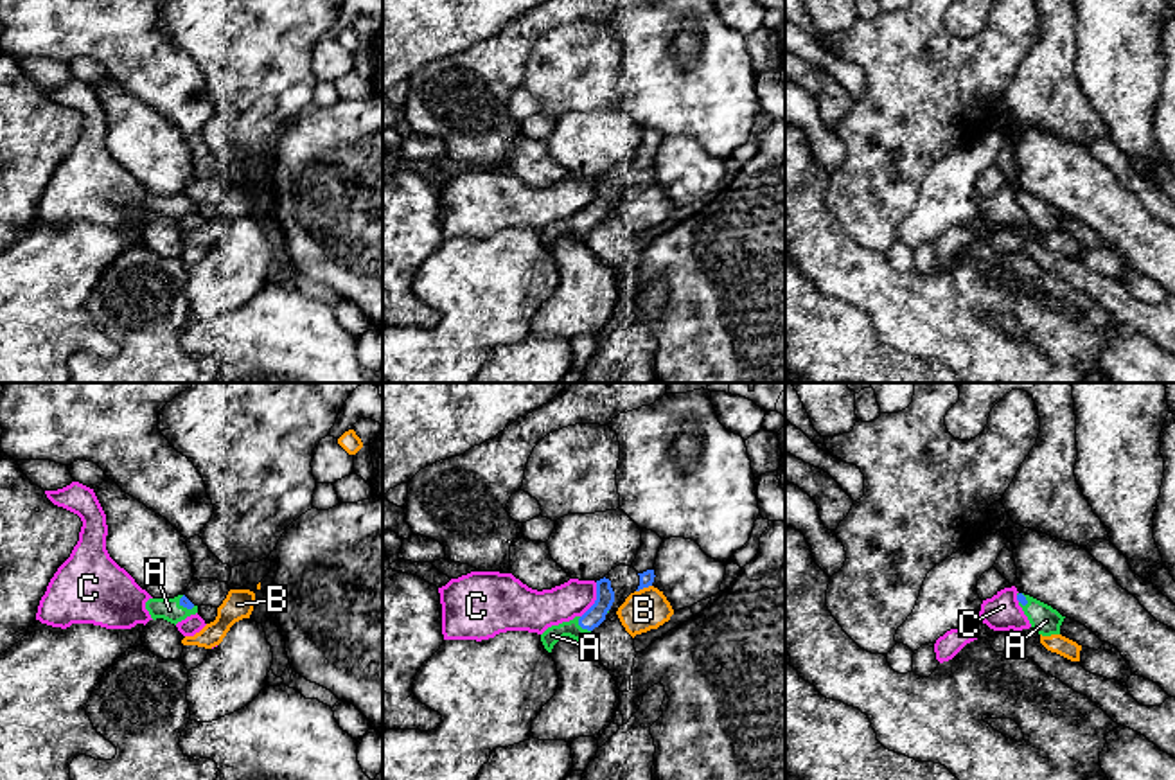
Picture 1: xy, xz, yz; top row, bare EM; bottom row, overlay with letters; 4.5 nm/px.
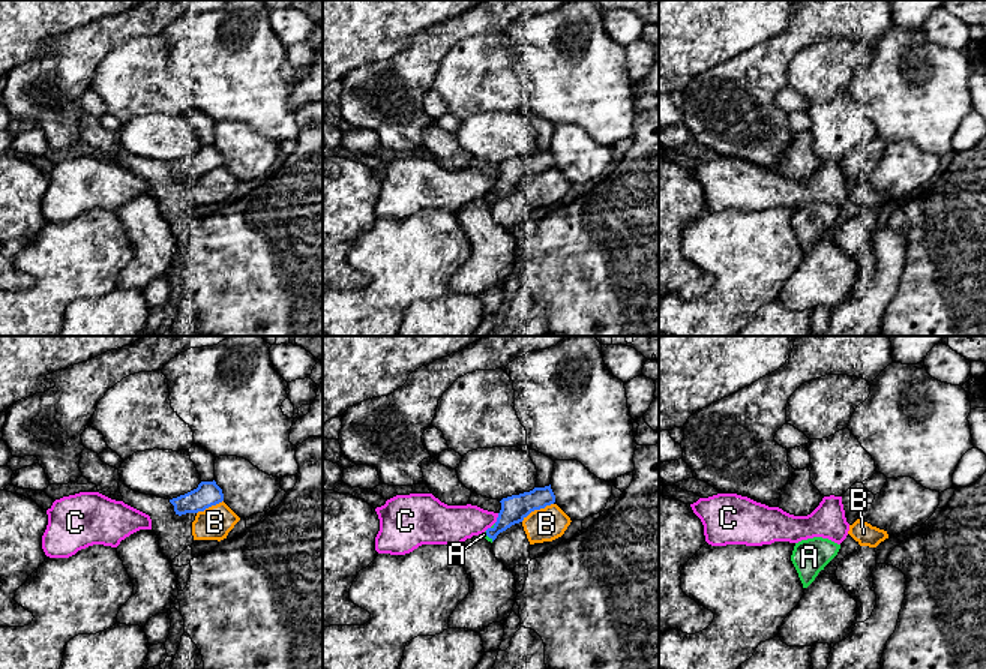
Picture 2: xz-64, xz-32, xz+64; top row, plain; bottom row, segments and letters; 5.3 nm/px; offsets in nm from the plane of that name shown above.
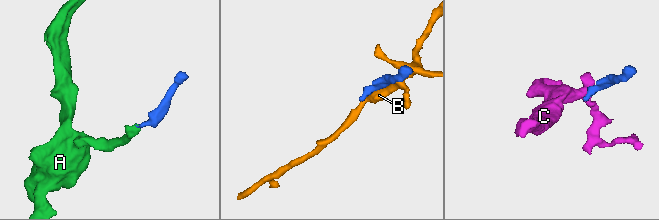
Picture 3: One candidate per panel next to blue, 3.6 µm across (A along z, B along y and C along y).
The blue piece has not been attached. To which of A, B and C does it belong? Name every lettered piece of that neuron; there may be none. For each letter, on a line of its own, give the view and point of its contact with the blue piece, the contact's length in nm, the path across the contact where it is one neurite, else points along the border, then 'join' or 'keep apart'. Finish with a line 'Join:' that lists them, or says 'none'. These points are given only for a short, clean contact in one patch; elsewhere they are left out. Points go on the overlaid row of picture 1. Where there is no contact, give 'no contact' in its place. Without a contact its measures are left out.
A: xz (581, 626) | 90 nm | across xz (595, 615), (581, 626), (552, 635) | join
B: xz (644, 586) | 80 nm | keep apart
C: xz (595, 601) | 180 nm | along xz (597, 583), (597, 599), (581, 617) | keep apart
Join: A

